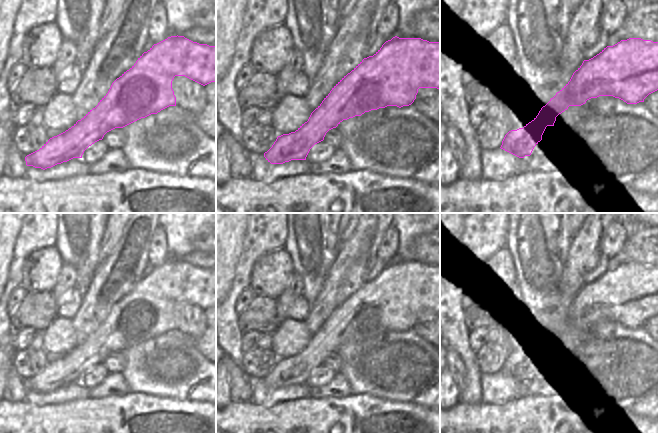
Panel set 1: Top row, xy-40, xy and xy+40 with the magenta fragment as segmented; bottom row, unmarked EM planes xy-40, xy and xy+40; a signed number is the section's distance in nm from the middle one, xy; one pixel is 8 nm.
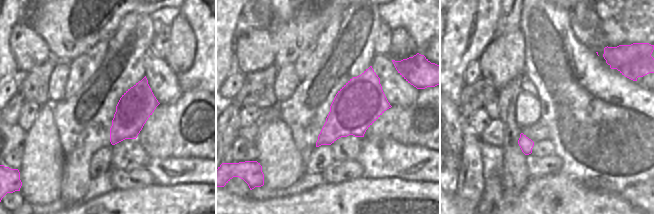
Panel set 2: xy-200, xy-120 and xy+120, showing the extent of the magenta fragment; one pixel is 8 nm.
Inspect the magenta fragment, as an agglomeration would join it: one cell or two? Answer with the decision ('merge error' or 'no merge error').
no merge error

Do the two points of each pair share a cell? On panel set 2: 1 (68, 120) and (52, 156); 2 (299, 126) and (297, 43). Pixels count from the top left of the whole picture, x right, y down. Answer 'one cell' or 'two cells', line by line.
1: two cells
2: two cells

